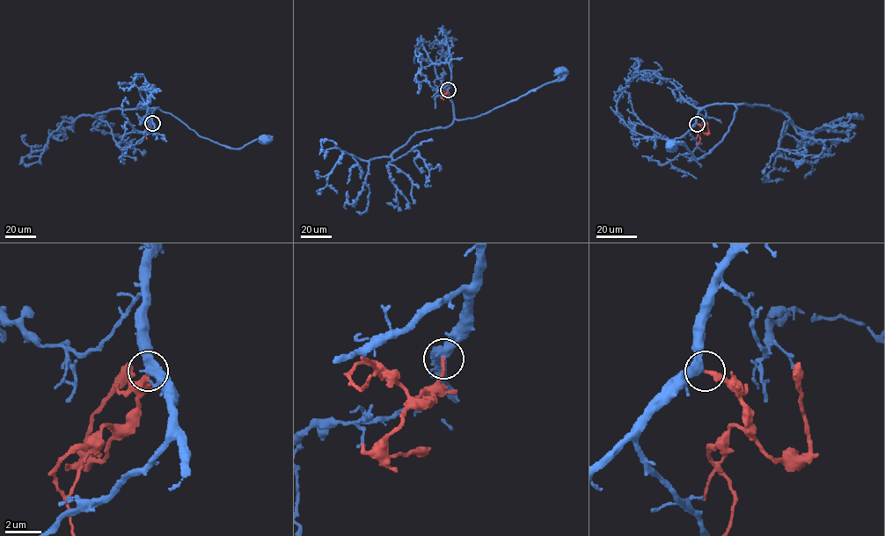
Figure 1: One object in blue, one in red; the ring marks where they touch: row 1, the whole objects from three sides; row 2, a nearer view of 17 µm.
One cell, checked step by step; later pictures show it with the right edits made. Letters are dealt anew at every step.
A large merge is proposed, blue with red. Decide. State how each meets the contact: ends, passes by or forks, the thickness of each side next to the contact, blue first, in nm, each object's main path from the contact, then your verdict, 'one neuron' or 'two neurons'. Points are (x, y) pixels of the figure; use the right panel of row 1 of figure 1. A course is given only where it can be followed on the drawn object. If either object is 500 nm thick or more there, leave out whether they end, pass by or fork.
blue passes by; red ends; calibres 440 and 200 nm; course blue (697, 123), (697, 113), (714, 104), (736, 108), (725, 135), (704, 157), (696, 158), (684, 145), (670, 146); course red (697, 123), (701, 129), (697, 133), (700, 139), (697, 145); two neurons

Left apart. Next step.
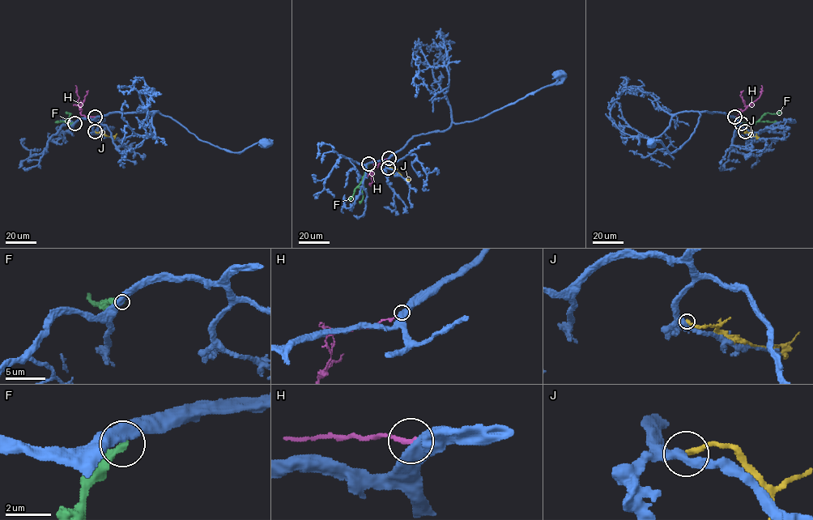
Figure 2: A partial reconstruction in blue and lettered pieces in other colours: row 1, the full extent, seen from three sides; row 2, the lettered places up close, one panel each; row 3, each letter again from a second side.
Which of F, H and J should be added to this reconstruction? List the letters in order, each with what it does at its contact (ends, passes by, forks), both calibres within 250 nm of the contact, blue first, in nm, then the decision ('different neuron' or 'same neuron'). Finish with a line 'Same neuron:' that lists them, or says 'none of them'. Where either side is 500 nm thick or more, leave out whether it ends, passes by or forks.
F: 500/400 nm | different neuron
H: 550/200 nm | different neuron
J: it ends | 440/280 nm | different neuron
Same neuron: none of them

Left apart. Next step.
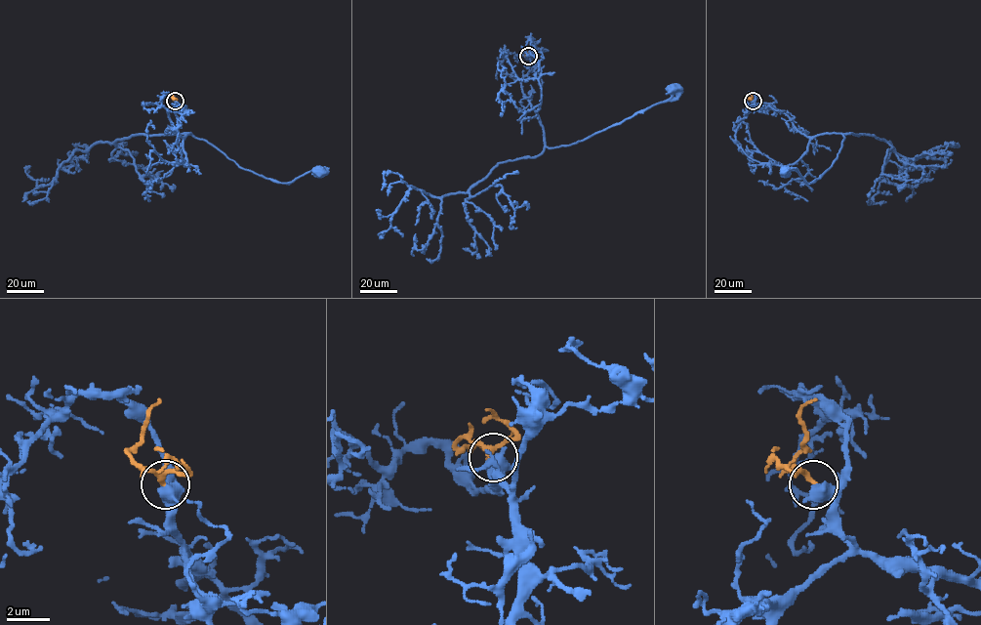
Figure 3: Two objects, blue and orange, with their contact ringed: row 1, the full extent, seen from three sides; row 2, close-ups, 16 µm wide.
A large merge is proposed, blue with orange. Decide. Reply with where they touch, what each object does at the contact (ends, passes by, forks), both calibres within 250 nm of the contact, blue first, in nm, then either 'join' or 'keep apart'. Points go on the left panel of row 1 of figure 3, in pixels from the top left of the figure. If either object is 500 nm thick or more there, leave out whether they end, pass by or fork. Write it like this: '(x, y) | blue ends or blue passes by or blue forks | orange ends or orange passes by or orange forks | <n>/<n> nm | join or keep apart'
(175, 101) | 650/190 nm | join

